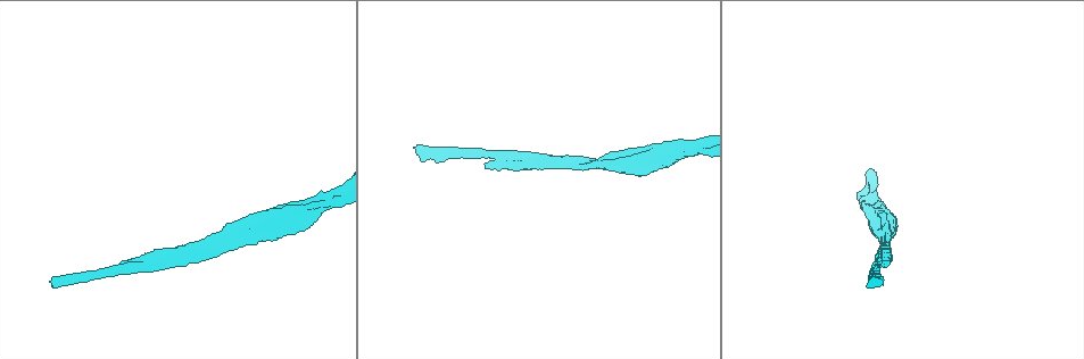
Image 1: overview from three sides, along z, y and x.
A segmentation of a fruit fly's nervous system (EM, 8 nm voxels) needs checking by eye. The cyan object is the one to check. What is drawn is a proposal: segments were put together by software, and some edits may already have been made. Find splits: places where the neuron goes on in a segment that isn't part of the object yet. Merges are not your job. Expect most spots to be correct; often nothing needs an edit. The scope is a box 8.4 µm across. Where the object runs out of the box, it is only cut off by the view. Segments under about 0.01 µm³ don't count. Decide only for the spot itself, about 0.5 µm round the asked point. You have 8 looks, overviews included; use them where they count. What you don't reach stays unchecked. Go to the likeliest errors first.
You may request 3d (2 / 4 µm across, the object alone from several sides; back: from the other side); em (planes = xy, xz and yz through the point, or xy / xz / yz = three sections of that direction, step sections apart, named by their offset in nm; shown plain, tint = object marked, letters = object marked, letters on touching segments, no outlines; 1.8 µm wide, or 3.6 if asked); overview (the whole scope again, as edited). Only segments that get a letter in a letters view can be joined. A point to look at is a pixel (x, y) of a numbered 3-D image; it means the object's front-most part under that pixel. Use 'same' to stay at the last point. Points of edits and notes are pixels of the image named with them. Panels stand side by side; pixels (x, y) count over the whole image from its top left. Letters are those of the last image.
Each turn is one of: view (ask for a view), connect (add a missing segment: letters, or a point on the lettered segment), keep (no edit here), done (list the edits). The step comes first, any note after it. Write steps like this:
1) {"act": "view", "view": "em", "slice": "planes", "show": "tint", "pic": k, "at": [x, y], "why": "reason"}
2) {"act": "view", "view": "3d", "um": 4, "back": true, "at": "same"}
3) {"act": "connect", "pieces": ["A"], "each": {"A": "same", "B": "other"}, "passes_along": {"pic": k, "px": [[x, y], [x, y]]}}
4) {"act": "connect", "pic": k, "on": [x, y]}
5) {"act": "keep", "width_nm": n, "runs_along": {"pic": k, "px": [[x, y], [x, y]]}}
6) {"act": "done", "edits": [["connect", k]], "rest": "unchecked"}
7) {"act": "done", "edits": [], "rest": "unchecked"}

{"act": "view", "view": "3d", "um": 4, "pic": 1, "at": [417, 145], "why": "end of a long branch"}

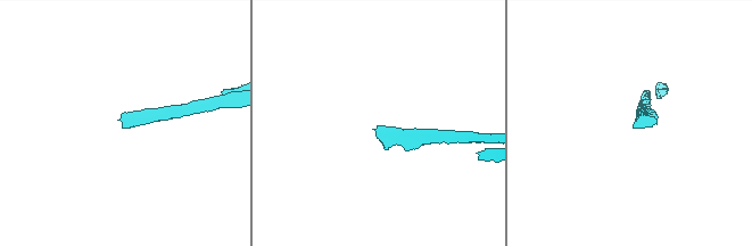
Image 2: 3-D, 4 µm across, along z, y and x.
{"act": "view", "view": "em", "slice": "yz", "step": 4, "show": "letters", "pic": 2, "at": [124, 125]}

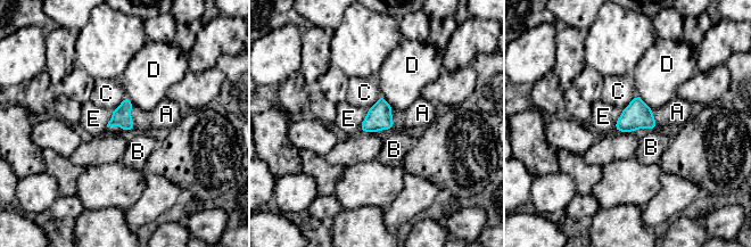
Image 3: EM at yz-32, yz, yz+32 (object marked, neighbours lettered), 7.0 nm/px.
{"act": "view", "view": "em", "slice": "planes", "show": "letters", "at": "same"}

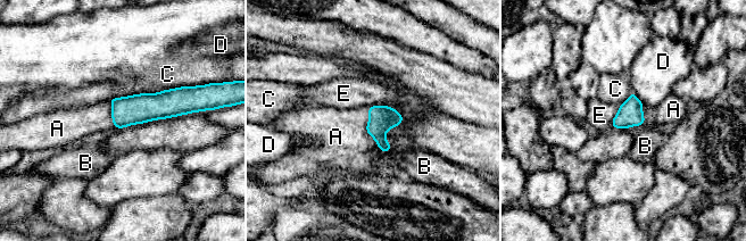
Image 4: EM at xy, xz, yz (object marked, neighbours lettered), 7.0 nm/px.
{"act": "connect", "pieces": ["A"], "each": {"A": "same", "B": "other", "C": "other", "D": "other", "E": "other"}, "passes_along": {"pic": 4, "px": [[382, 118], [366, 131], [336, 136]]}, "found": "it goes on there"}

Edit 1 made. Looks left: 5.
{"act": "view", "view": "overview"}

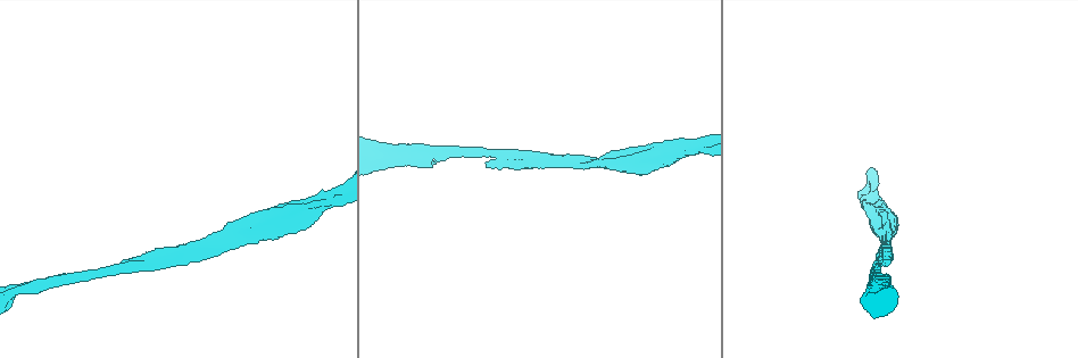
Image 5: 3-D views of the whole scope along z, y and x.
{"act": "view", "view": "3d", "um": 4, "pic": 5, "at": [327, 201], "why": "sudden change in width"}

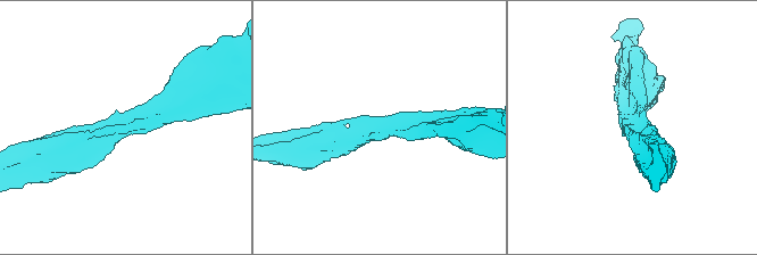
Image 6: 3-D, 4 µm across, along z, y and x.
{"act": "view", "view": "em", "um": 3.6, "slice": "planes", "show": "plain", "pic": 6, "at": [637, 128], "arms": 3, "arm_widths_nm": [190, 220, 500]}

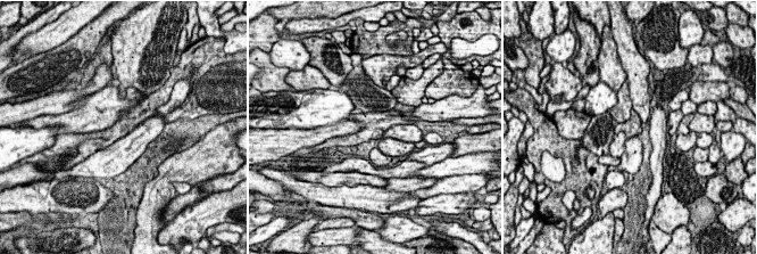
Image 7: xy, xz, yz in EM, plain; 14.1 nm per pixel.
{"act": "view", "view": "em", "um": 3.6, "slice": "planes", "show": "letters", "at": "same"}

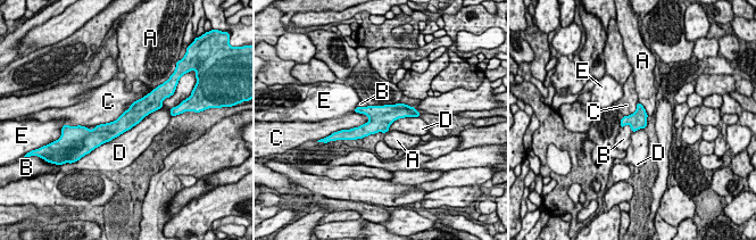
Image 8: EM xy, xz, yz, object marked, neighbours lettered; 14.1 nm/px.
{"act": "keep", "width_nm": 240, "each": {"A": "other", "B": "other", "C": "other", "D": "other", "E": "other"}, "runs_along": {"pic": 8, "px": [[413, 114], [390, 113], [351, 133]]}, "found": "no lettered segment goes on from it"}

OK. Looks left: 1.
{"act": "done", "edits": [["connect", 4]], "rest": "unchecked"}

